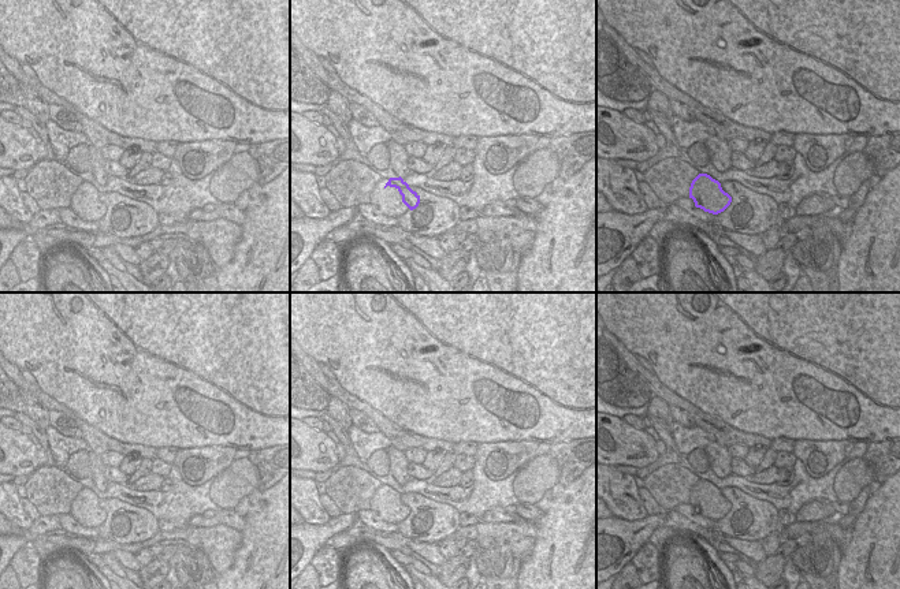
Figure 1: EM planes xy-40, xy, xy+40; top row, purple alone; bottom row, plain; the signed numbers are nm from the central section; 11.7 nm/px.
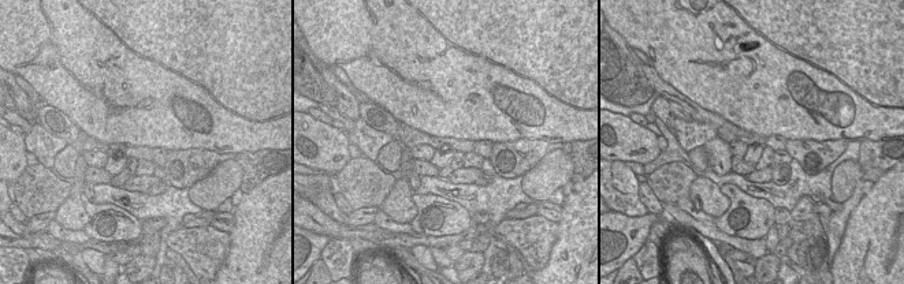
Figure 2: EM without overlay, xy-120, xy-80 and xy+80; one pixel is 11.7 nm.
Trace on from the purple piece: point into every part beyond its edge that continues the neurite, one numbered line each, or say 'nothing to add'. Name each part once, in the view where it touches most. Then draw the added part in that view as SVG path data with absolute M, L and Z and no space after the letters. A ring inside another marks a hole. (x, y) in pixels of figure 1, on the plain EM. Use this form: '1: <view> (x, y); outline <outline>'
1: xy (391, 507); outline M387 492L380 502L380 510L387 518L387 523L405 523L412 517L402 508L398 495Z

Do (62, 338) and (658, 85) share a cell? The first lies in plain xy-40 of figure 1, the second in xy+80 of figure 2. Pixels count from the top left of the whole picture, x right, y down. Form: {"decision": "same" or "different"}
{"decision": "different"}

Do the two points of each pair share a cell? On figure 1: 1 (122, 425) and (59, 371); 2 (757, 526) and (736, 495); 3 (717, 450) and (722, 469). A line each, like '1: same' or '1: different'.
1: same
2: same
3: same

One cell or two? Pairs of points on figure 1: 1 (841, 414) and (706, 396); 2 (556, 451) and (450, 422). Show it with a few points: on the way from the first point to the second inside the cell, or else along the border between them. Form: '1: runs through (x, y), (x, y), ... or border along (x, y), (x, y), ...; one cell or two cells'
1: runs through (807, 403), (783, 396), (740, 396); one cell
2: border along (579, 437), (571, 442), (553, 443), (543, 454); two cells

